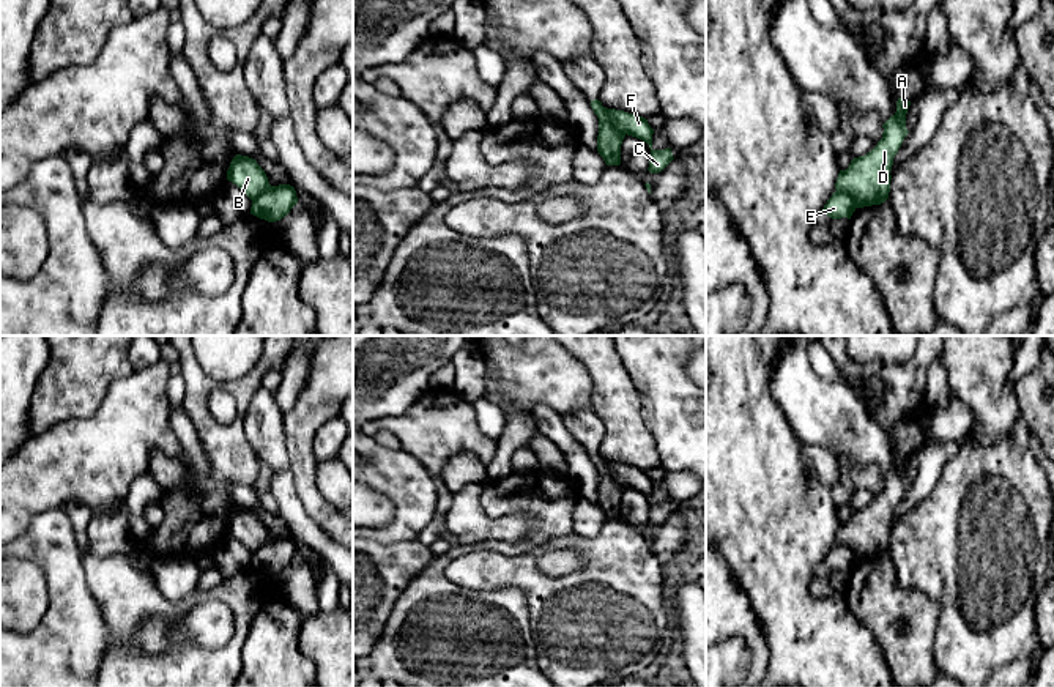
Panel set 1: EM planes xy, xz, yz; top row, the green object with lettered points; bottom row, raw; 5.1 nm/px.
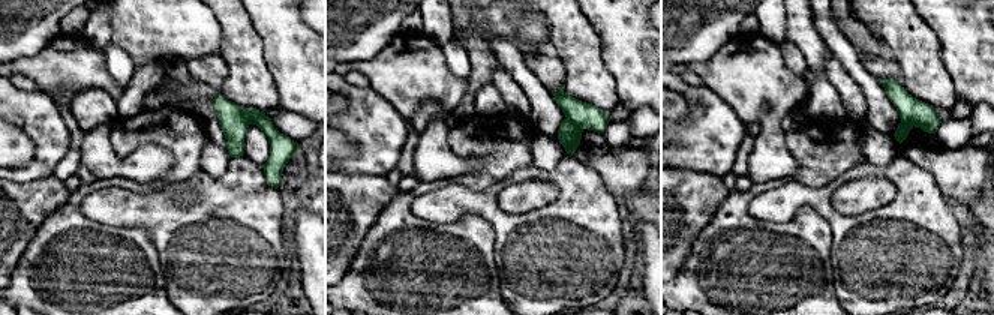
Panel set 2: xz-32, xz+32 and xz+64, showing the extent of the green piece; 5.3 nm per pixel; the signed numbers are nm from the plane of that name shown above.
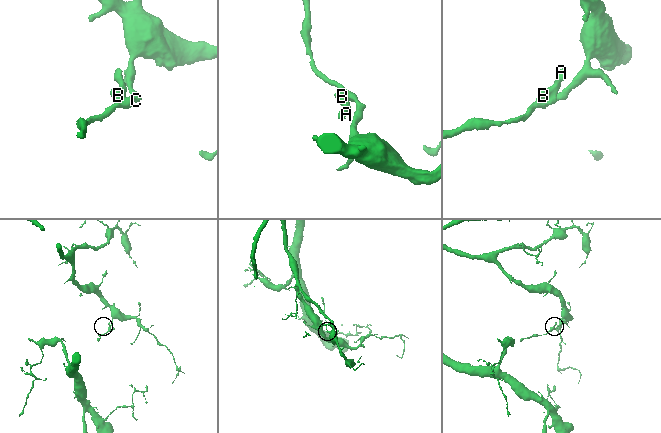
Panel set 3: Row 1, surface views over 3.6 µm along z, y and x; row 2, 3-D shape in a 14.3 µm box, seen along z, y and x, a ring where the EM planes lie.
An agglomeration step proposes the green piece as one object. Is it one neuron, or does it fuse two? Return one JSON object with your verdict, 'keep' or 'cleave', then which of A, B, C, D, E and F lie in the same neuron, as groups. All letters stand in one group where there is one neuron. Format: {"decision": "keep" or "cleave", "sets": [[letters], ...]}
{"decision": "cleave", "sets": [["A", "B", "D"], ["C", "E", "F"]]}

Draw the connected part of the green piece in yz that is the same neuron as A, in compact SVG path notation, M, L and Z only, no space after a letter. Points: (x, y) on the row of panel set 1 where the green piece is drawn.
M898 98L896 112L882 124L878 145L865 156L854 158L846 170L840 170L835 189L849 194L855 208L881 205L889 199L890 170L906 129L906 113L911 101Z

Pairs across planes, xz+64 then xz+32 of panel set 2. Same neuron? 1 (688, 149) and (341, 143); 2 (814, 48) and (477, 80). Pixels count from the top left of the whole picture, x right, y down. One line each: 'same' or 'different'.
1: different
2: same

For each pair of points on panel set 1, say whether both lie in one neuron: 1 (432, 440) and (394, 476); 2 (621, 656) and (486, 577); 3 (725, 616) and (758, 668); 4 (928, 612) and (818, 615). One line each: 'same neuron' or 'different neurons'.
1: different neurons
2: same neuron
3: same neuron
4: different neurons

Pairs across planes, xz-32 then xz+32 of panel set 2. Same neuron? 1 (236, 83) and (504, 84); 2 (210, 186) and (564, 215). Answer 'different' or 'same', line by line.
1: different
2: same

